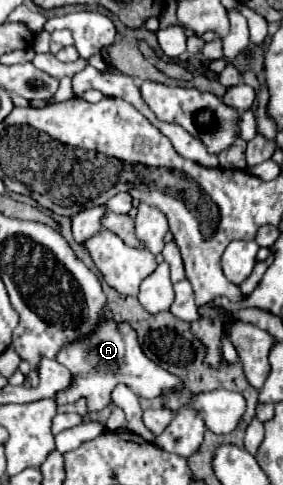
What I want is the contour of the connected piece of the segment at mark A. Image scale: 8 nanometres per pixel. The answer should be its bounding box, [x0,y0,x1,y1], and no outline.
[55,319,181,411]

